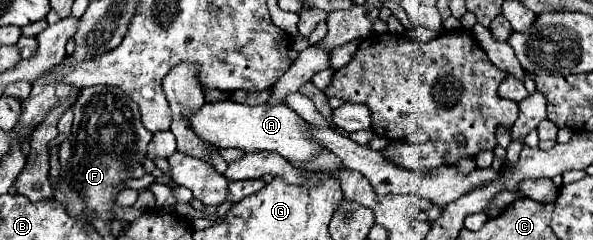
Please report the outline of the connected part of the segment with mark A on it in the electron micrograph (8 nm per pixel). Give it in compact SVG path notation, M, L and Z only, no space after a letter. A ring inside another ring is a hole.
M231 99L203 103L203 107L189 113L189 125L199 139L211 145L237 147L243 151L277 151L291 163L307 163L321 151L321 145L313 145L313 141L305 137L305 121L285 103L259 107L241 105Z

